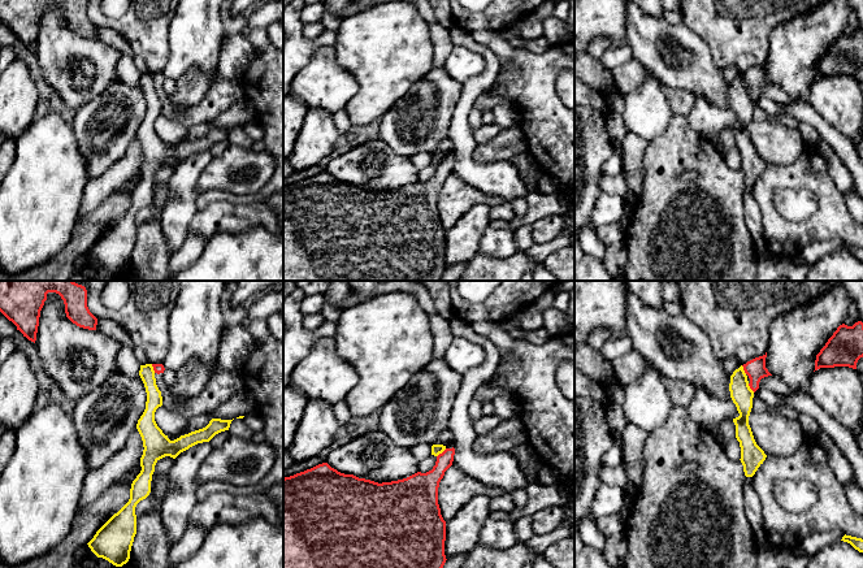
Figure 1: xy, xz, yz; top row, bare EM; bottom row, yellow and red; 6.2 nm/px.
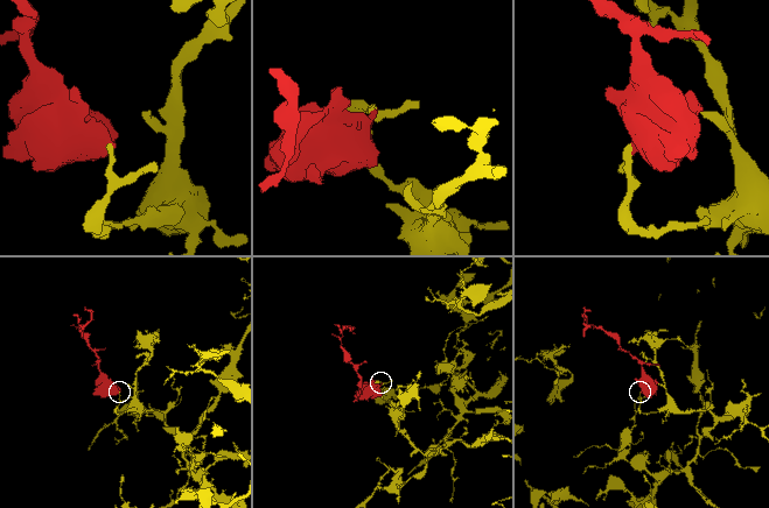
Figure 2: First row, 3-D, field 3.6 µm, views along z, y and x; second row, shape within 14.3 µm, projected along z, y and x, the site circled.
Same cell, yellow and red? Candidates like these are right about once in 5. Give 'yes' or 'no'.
no

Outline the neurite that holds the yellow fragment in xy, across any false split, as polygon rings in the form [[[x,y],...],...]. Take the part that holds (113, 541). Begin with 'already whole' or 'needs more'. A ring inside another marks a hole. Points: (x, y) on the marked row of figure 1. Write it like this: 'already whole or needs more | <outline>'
already whole | [[[152,364],[140,365],[139,376],[147,393],[146,409],[136,424],[144,447],[140,458],[142,471],[131,484],[129,502],[87,543],[97,558],[103,558],[116,567],[122,567],[130,559],[131,546],[136,534],[135,507],[151,493],[156,463],[165,456],[175,459],[190,447],[209,442],[216,434],[229,430],[233,421],[212,419],[205,428],[170,441],[155,421],[155,412],[162,406],[162,396],[156,385]]]

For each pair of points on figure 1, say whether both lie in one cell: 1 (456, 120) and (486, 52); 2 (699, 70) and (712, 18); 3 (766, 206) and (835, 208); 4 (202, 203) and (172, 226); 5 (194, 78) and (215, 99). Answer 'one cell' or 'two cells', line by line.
1: one cell
2: two cells
3: one cell
4: two cells
5: two cells

